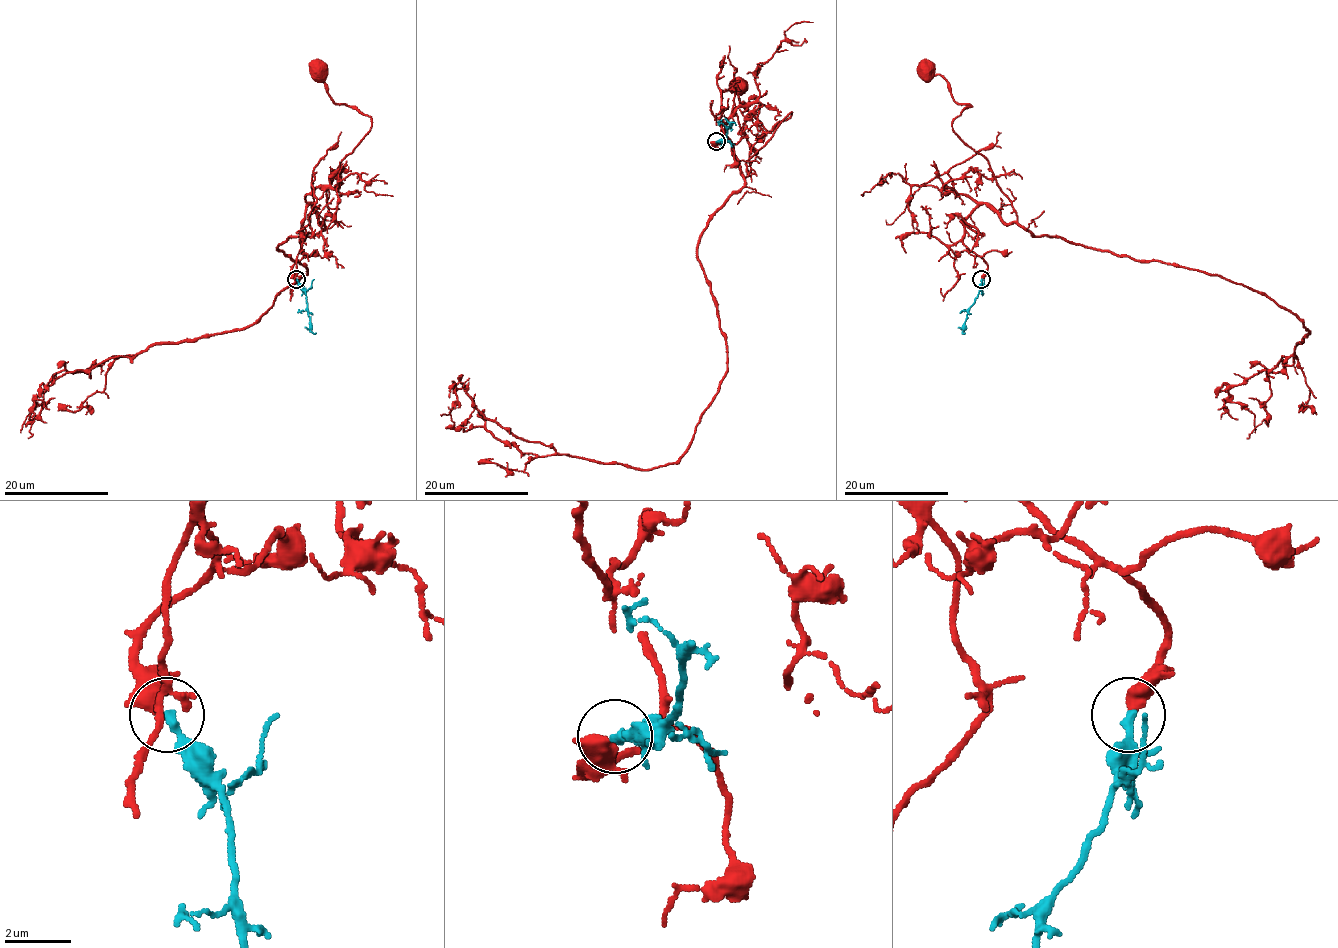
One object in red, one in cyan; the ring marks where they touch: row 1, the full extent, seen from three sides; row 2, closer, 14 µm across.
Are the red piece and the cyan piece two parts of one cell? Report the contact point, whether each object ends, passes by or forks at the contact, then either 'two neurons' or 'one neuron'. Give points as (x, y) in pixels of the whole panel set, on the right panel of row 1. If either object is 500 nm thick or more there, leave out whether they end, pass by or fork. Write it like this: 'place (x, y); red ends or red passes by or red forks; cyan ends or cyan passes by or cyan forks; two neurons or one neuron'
place (981, 279); one neuron

